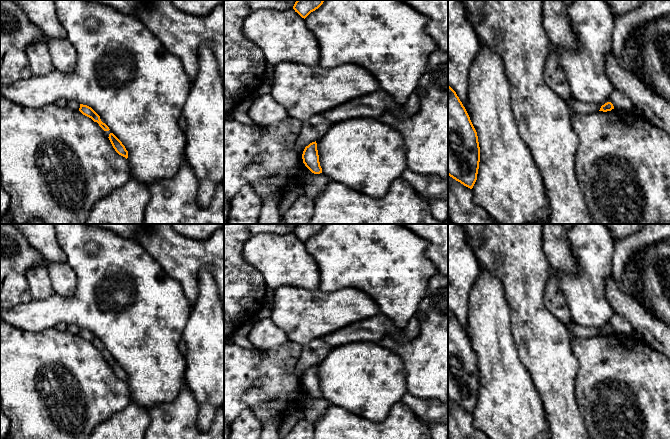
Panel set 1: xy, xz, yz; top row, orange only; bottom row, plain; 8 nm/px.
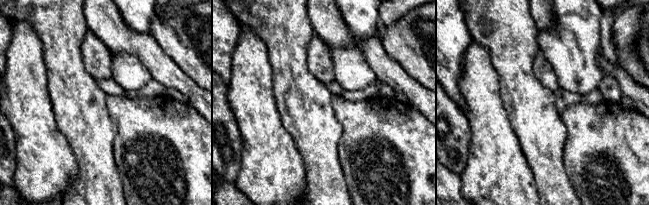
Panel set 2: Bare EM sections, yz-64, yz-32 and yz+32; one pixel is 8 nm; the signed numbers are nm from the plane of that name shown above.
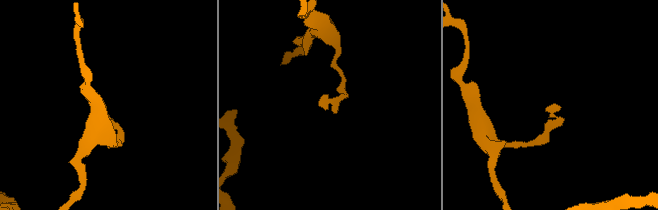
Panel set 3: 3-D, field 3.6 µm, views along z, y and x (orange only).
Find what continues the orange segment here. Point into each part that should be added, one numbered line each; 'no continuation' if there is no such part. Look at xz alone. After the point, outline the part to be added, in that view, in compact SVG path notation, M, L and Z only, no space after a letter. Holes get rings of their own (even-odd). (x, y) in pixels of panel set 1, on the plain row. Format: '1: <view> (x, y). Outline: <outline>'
no continuation

